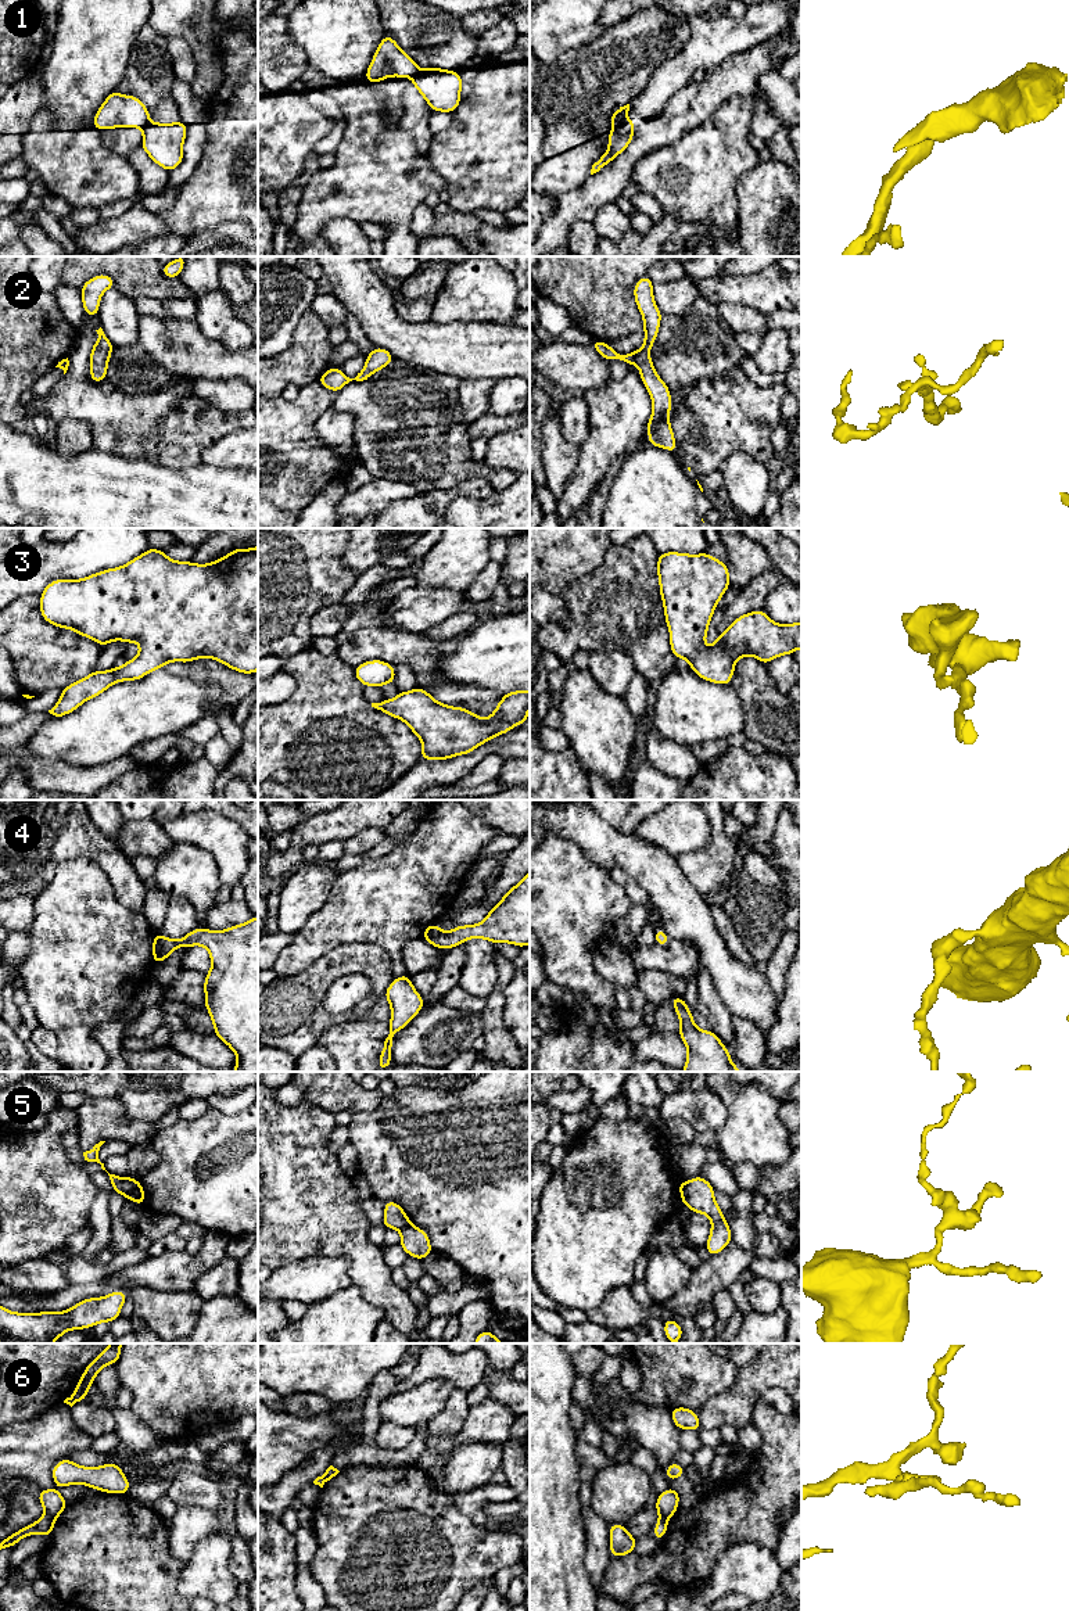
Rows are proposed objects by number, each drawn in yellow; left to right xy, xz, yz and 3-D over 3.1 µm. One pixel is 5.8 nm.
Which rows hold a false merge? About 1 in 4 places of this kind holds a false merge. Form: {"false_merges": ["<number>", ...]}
{"false_merges": ["1", "5", "6"]}

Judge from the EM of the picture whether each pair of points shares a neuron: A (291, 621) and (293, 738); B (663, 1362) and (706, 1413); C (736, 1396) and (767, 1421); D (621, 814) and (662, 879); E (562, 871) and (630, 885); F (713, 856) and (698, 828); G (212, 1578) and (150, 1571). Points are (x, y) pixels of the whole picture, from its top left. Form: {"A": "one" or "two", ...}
{"A": "two", "B": "two", "C": "two", "D": "two", "E": "two", "F": "two", "G": "two"}

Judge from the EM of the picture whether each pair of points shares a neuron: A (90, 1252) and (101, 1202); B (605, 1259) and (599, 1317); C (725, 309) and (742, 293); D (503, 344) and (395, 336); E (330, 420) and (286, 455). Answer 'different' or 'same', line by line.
A: same
B: different
C: different
D: same
E: different

